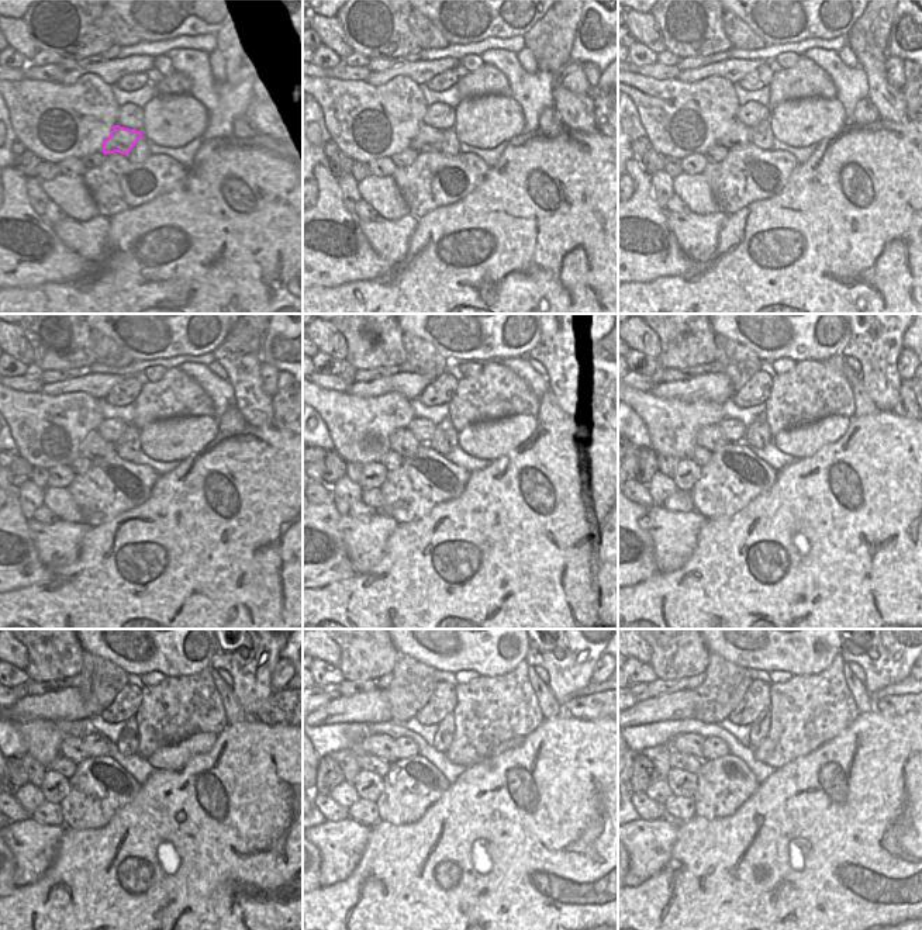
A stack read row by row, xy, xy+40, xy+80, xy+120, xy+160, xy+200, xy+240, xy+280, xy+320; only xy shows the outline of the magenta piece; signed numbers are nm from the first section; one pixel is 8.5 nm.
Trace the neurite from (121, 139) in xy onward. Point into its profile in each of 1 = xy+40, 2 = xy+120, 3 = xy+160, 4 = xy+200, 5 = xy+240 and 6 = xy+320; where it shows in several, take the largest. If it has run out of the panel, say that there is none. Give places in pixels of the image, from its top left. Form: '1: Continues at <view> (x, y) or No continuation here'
1: Continues at xy+40 (428, 139)
2: Continues at xy+120 (93, 446)
3: Continues at xy+160 (401, 441)
4: Continues at xy+200 (710, 436)
5: Continues at xy+240 (72, 747)
6: Continues at xy+320 (687, 743).

